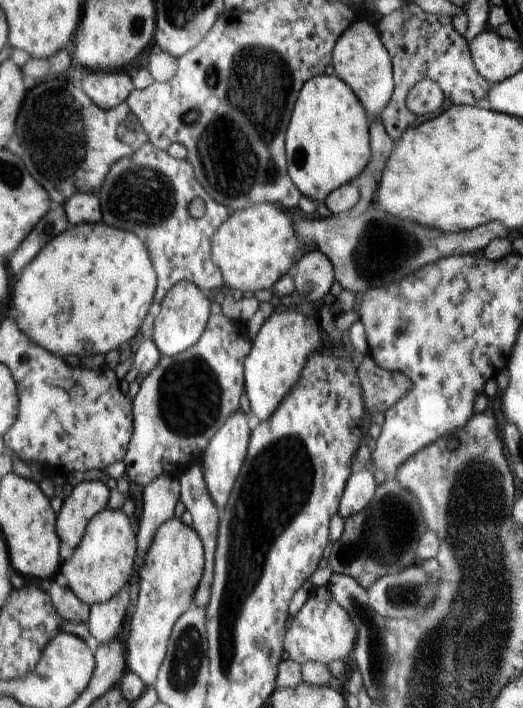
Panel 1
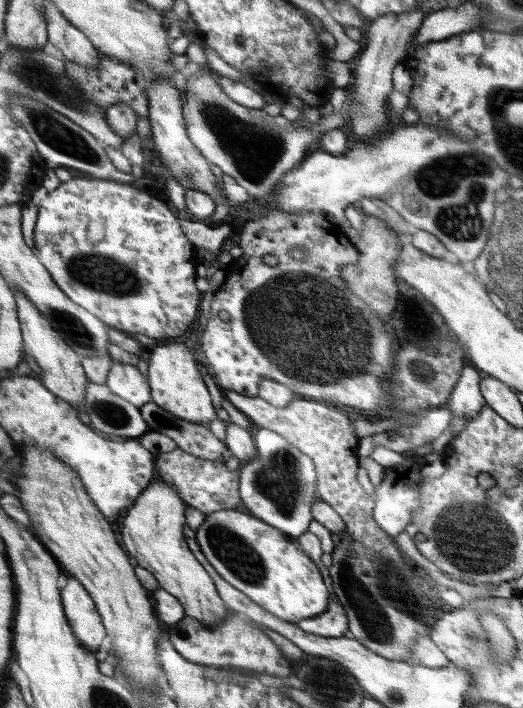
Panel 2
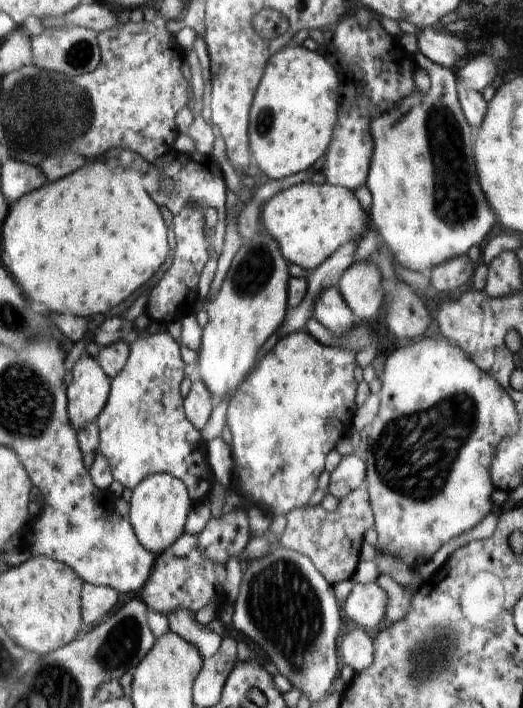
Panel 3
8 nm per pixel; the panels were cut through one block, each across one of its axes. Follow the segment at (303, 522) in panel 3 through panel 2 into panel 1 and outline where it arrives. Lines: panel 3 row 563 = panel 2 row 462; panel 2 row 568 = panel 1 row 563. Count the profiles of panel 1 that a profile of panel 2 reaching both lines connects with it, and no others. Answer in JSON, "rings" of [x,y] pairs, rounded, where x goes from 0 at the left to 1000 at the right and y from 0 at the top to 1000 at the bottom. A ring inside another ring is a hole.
{"rings":[[[753,677],[723,684],[704,715],[658,734],[658,754],[635,768],[627,790],[637,809],[669,814],[690,831],[704,831],[715,819],[795,798],[795,771],[816,751],[803,718],[784,695]]]}

